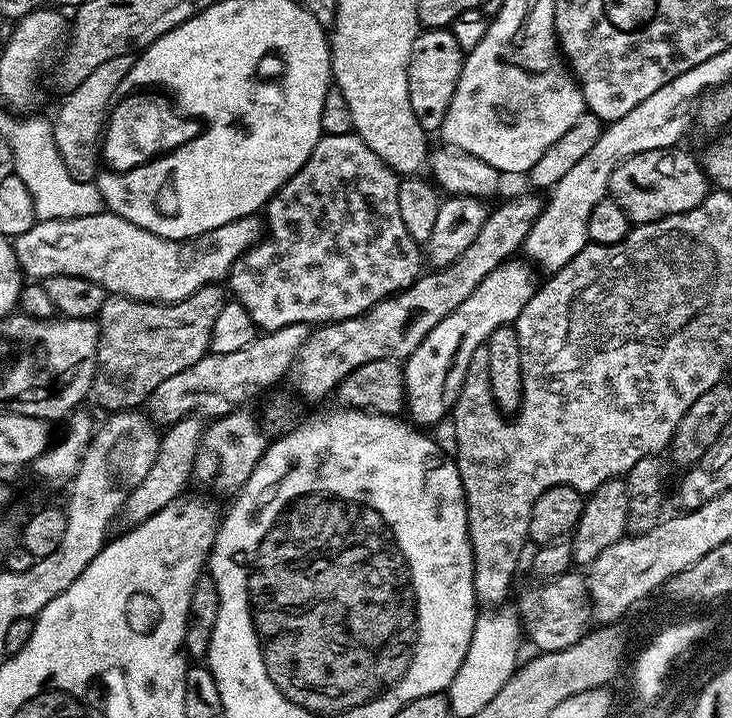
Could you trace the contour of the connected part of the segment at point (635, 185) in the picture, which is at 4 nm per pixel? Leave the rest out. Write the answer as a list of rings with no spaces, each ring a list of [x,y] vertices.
[[[675,146],[634,154],[614,170],[607,195],[618,202],[622,210],[626,210],[633,225],[649,224],[686,210],[694,210],[708,196],[710,181],[701,161],[680,150]]]

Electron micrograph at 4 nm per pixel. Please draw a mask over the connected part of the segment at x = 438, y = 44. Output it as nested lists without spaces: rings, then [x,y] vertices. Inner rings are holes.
[[[430,28],[421,31],[412,43],[409,66],[410,103],[414,115],[428,134],[439,133],[442,122],[450,110],[458,78],[464,69],[466,52],[458,46],[454,34],[448,28]]]

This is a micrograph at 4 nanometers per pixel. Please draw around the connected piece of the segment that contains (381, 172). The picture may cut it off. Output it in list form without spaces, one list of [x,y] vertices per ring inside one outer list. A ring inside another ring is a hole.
[[[352,132],[334,134],[333,136],[321,135],[320,141],[314,146],[314,150],[308,161],[302,166],[302,170],[298,170],[298,174],[290,177],[269,198],[266,205],[268,220],[266,216],[266,231],[263,233],[262,239],[240,256],[238,262],[234,262],[231,272],[226,277],[227,287],[230,292],[230,287],[232,287],[232,292],[236,295],[233,296],[235,303],[244,307],[246,314],[250,314],[250,318],[261,333],[282,330],[286,326],[294,326],[295,324],[307,324],[309,326],[334,324],[337,320],[349,320],[355,316],[362,316],[369,308],[382,302],[387,296],[395,296],[397,292],[409,288],[422,275],[422,267],[420,268],[420,260],[422,264],[421,245],[414,238],[410,238],[410,234],[406,231],[406,225],[402,223],[402,213],[398,211],[399,185],[400,180],[397,174],[382,158],[378,158],[377,154],[370,150],[370,147],[366,146],[366,142],[360,136]],[[336,252],[348,253],[345,254],[344,260],[340,260],[336,264]]]

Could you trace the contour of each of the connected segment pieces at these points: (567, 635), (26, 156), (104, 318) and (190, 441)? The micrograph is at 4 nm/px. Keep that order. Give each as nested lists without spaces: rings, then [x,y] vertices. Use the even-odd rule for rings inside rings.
[[[569,570],[553,580],[545,580],[540,588],[524,588],[520,592],[520,601],[514,604],[522,625],[525,637],[532,639],[532,644],[540,652],[553,652],[554,650],[566,650],[566,646],[574,646],[574,642],[581,640],[585,632],[589,631],[592,620],[592,606],[586,591],[586,580],[576,570]]]
[[[32,116],[18,121],[12,128],[10,143],[15,150],[14,174],[26,182],[30,198],[34,198],[37,220],[86,218],[104,208],[104,199],[95,183],[87,184],[70,178],[70,170],[66,170],[66,162],[62,162],[62,154],[58,154],[58,146],[54,142],[51,119]]]
[[[207,284],[202,286],[202,290],[198,290],[194,294],[190,294],[185,300],[179,300],[173,304],[163,302],[153,302],[150,300],[131,300],[128,296],[114,296],[109,294],[106,302],[102,302],[102,310],[98,317],[100,325],[100,341],[98,342],[98,358],[96,359],[96,378],[92,381],[92,392],[96,400],[104,408],[109,408],[109,413],[115,414],[125,410],[136,410],[147,401],[154,390],[158,390],[158,386],[162,386],[162,382],[166,382],[166,378],[171,378],[173,374],[178,374],[178,370],[186,370],[186,366],[194,366],[194,362],[198,362],[204,356],[209,355],[210,347],[213,343],[212,331],[214,330],[214,322],[218,322],[218,313],[222,310],[222,306],[226,303],[226,292],[220,284]]]
[[[193,414],[167,425],[163,429],[160,449],[154,458],[154,466],[150,466],[146,478],[142,478],[142,482],[138,482],[138,486],[134,486],[134,490],[124,503],[122,520],[125,520],[125,525],[141,524],[146,518],[150,518],[161,512],[166,506],[170,506],[170,502],[174,502],[179,496],[185,495],[187,488],[184,487],[187,486],[188,480],[193,479],[194,462],[206,429],[203,423],[200,425],[199,419],[201,420],[199,415]]]

